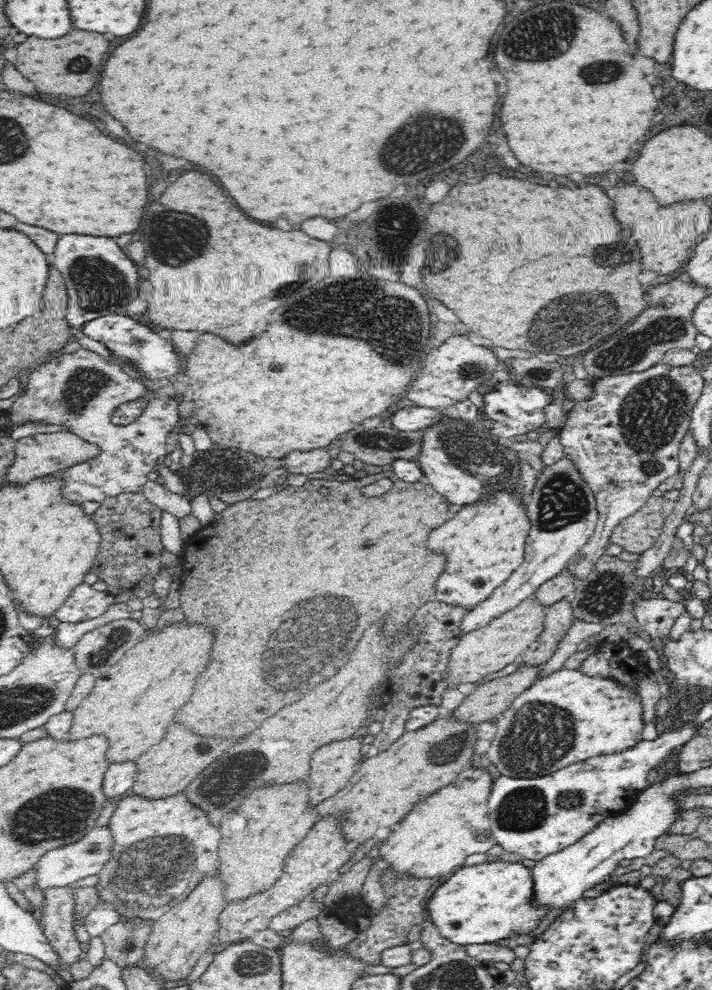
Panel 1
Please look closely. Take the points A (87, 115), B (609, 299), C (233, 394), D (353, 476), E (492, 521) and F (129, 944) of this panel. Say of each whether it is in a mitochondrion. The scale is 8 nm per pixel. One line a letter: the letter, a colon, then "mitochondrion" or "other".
A: other
B: mitochondrion
C: other
D: other
E: other
F: mitochondrion

